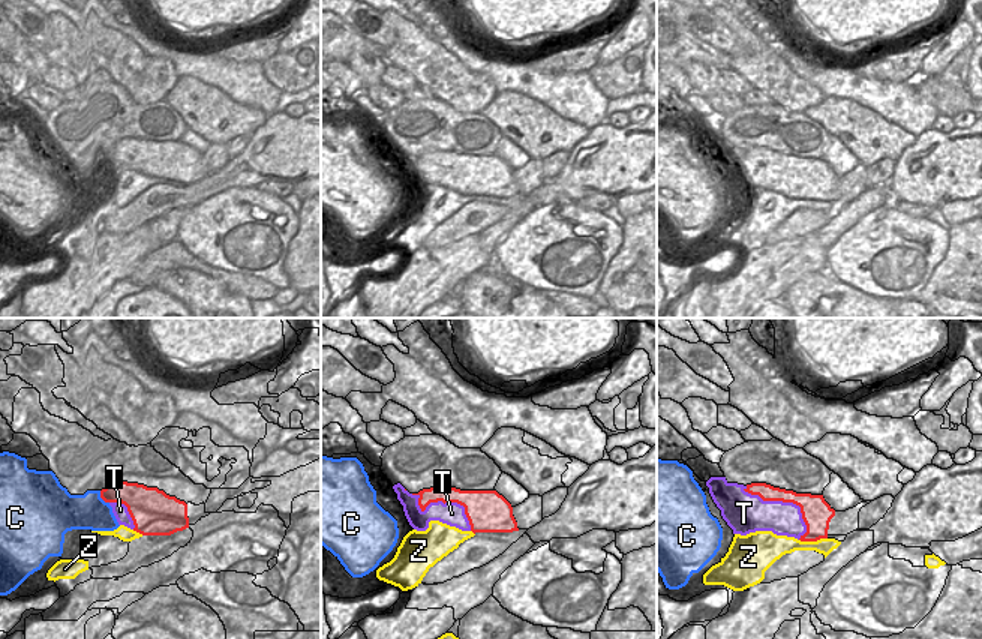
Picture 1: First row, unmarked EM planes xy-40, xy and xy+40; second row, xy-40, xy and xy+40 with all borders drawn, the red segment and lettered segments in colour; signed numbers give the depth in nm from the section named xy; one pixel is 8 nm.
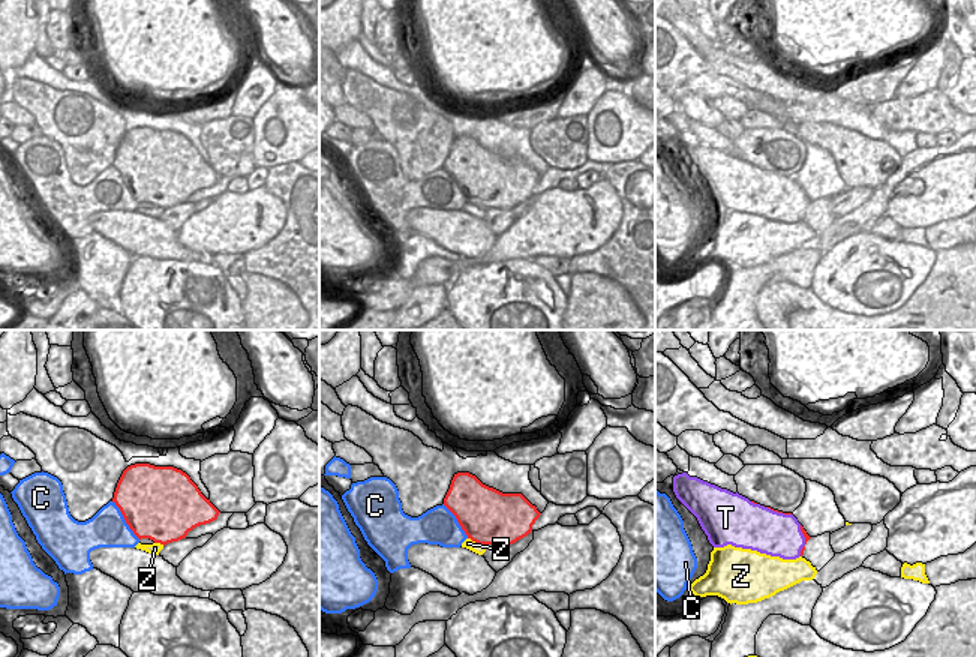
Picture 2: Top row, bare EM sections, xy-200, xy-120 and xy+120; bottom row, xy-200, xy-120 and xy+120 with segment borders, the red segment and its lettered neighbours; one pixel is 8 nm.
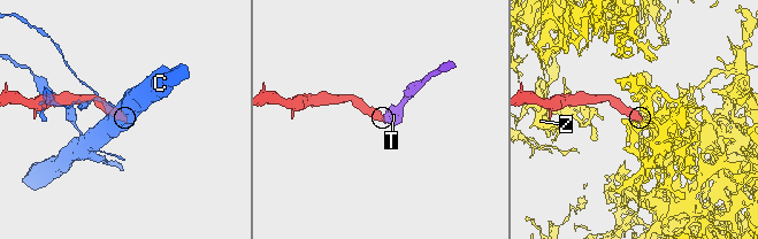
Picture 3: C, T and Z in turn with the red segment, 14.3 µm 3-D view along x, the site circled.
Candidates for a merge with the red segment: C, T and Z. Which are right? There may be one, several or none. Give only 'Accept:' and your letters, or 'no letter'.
Accept: no letter.

